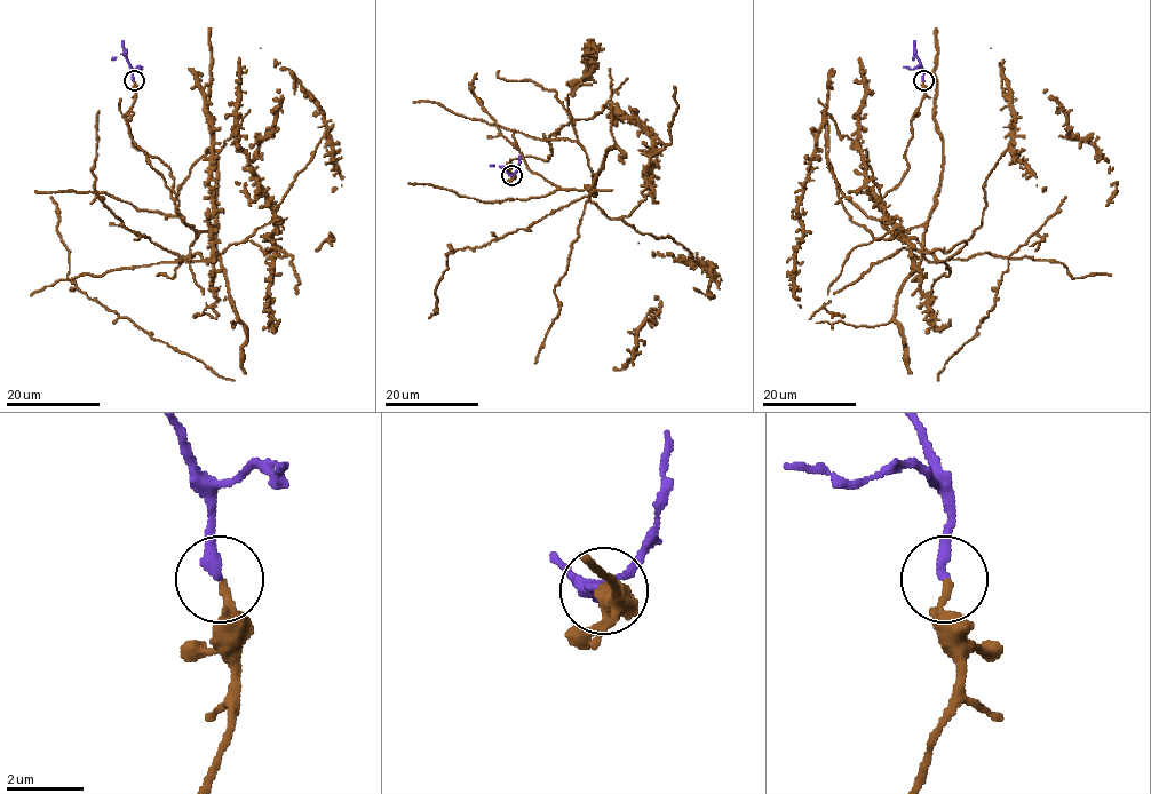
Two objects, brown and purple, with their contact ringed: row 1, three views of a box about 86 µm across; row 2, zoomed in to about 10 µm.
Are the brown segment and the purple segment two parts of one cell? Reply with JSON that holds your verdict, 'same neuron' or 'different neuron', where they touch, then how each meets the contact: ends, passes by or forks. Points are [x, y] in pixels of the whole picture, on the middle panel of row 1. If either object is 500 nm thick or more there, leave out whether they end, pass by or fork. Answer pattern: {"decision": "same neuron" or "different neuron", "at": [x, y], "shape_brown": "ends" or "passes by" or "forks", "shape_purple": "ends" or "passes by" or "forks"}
{"decision": "same neuron", "at": [512, 175], "shape_brown": "ends", "shape_purple": "ends"}

